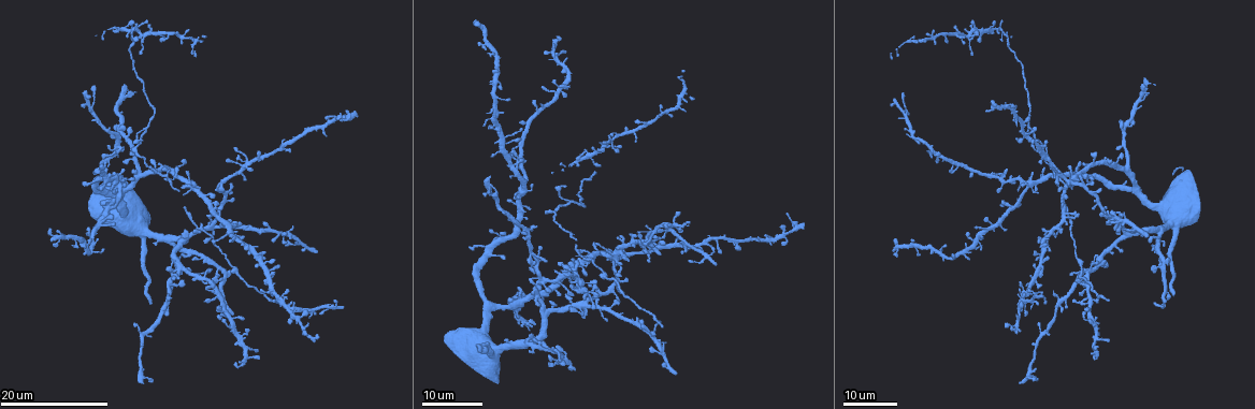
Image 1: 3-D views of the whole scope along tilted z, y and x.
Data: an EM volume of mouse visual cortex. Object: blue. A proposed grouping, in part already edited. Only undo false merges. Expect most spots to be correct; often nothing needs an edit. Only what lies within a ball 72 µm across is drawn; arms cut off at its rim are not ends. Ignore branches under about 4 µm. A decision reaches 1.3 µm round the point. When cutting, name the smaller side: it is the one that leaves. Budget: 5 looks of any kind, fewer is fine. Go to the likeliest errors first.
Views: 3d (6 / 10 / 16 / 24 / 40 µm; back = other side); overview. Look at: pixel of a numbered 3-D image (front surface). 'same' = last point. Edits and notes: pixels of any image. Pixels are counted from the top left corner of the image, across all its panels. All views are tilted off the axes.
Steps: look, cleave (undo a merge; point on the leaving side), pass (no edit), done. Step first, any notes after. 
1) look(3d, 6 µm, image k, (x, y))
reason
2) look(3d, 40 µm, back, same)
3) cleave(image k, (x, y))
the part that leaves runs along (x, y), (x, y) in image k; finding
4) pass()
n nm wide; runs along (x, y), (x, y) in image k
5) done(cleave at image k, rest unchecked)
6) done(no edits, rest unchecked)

look(3d, 24 µm, image 1, (142, 128))
a fork

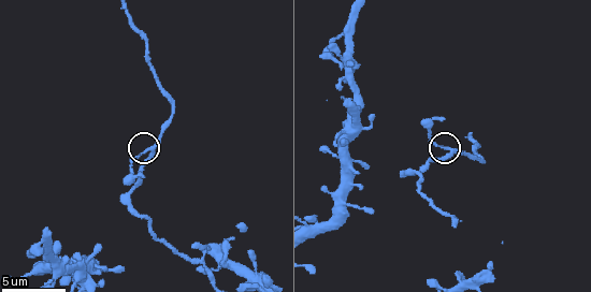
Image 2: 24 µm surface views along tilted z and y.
look(3d, 6 µm, image 2, (447, 146))
zoom in

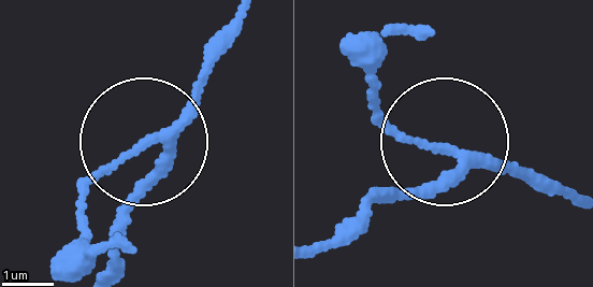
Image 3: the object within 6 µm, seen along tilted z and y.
pass()
all the same neuron

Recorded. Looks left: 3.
look(3d, 16 µm, image 1, (1071, 235))

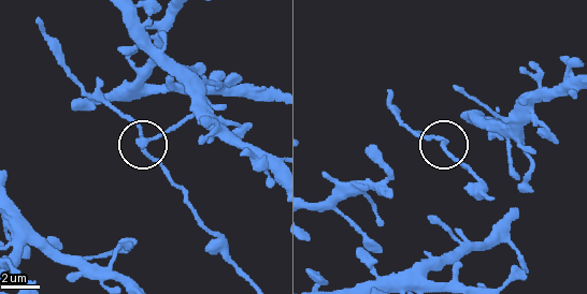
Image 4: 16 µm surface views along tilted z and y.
look(3d, 10 µm, image 4, (445, 143))

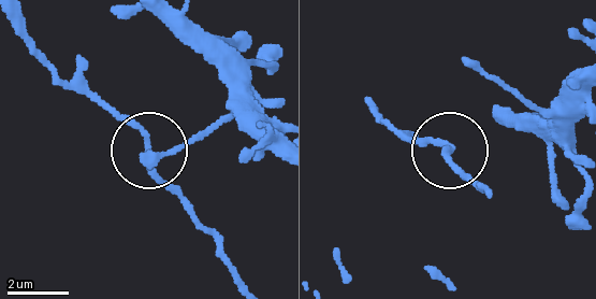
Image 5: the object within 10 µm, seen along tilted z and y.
pass()
continuous, no second neuron

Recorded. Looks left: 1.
done(no edits, rest unchecked)

